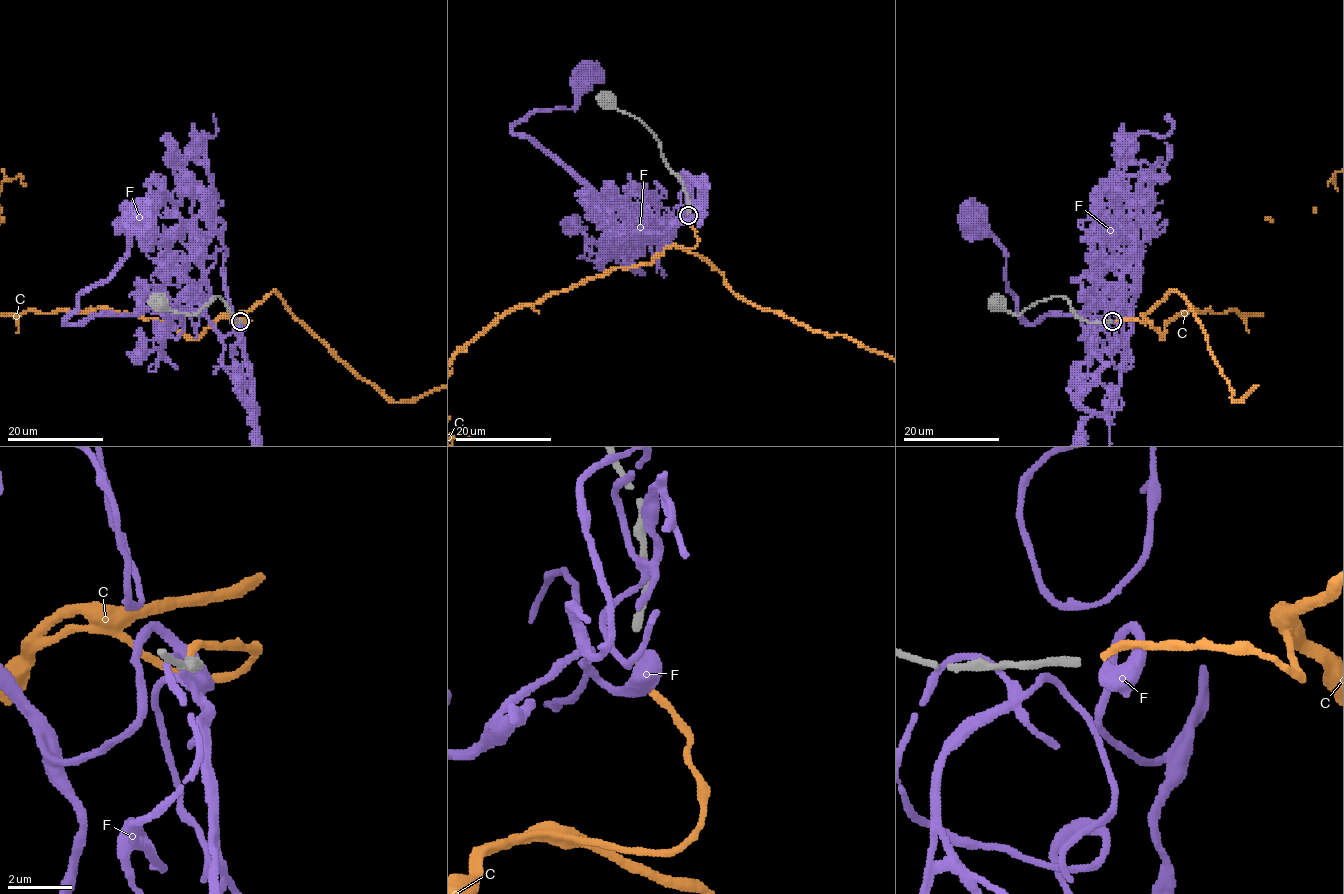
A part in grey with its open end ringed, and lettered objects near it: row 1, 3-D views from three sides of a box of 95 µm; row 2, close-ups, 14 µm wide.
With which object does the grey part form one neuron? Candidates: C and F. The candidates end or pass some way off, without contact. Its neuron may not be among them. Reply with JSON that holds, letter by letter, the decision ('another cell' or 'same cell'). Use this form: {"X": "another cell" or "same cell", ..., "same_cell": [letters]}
{"C": "same cell", "F": "another cell", "same_cell": ["C"]}

